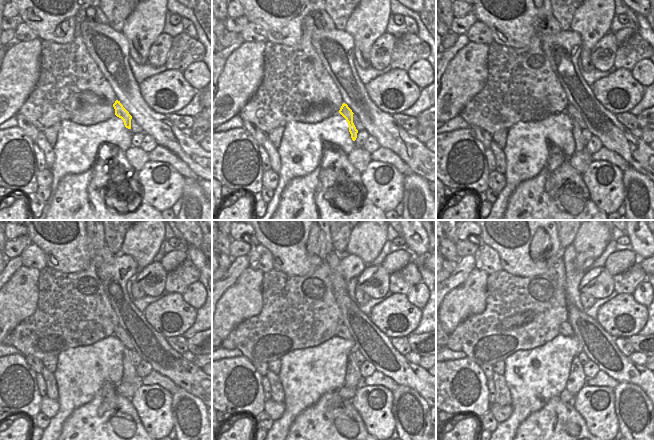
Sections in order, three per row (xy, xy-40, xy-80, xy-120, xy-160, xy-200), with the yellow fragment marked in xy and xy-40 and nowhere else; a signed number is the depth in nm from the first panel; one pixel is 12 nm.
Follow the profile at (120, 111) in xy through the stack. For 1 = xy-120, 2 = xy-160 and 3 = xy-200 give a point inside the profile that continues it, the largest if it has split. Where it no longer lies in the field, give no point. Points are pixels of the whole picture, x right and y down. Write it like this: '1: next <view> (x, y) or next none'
1: next xy-120 (127, 362)
2: next xy-160 (353, 378)
3: next xy-200 (577, 379)

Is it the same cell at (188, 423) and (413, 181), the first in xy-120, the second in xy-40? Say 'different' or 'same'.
same

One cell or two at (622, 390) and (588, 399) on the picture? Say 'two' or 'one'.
two

